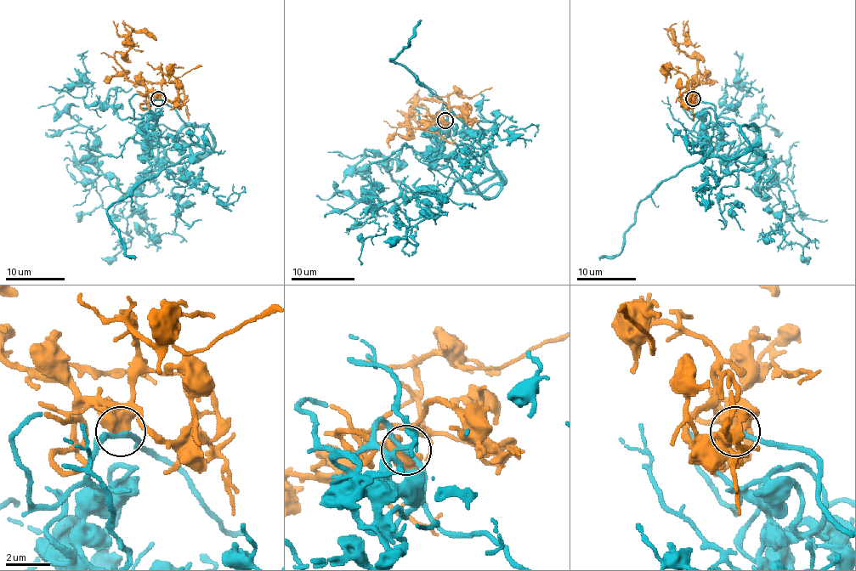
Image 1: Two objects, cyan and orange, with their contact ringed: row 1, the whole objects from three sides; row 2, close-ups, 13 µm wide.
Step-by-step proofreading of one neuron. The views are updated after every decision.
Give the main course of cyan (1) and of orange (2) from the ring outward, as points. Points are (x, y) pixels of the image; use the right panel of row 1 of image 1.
1: (693, 98), (684, 104), (712, 154), (756, 163), (710, 170), (693, 186), (710, 186), (700, 204), (708, 189)
2: (693, 98), (692, 92), (700, 78), (696, 54), (694, 52), (690, 56), (684, 53), (675, 40)

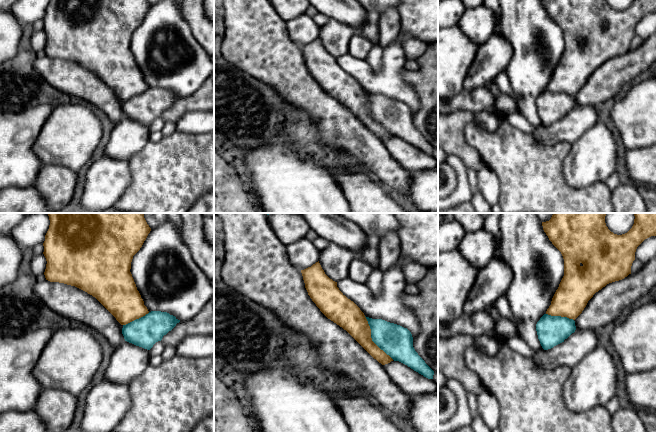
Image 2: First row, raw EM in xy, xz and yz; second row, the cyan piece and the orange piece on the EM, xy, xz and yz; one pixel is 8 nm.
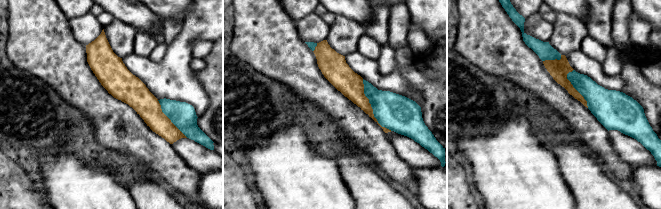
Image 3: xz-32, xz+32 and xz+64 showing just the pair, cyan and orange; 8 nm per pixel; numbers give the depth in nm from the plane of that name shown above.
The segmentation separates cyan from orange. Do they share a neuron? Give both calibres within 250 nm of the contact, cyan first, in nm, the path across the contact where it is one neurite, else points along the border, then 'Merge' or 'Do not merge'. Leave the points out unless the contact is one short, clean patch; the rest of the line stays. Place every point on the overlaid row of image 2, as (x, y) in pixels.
Thickness 260 nm (cyan) against 200 nm. Merge

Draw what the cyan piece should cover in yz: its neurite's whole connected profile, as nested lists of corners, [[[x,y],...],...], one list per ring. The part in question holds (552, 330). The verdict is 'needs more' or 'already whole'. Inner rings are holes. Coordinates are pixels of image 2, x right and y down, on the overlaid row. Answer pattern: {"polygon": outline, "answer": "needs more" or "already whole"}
{"polygon": [[[553,213],[551,219],[542,222],[543,230],[564,259],[564,276],[556,290],[551,305],[536,324],[540,344],[544,350],[564,342],[575,332],[575,319],[582,313],[593,295],[607,284],[619,281],[631,274],[637,247],[647,238],[656,236],[656,213],[634,213],[632,228],[625,234],[611,232],[605,223],[606,213]]], "answer": "needs more"}

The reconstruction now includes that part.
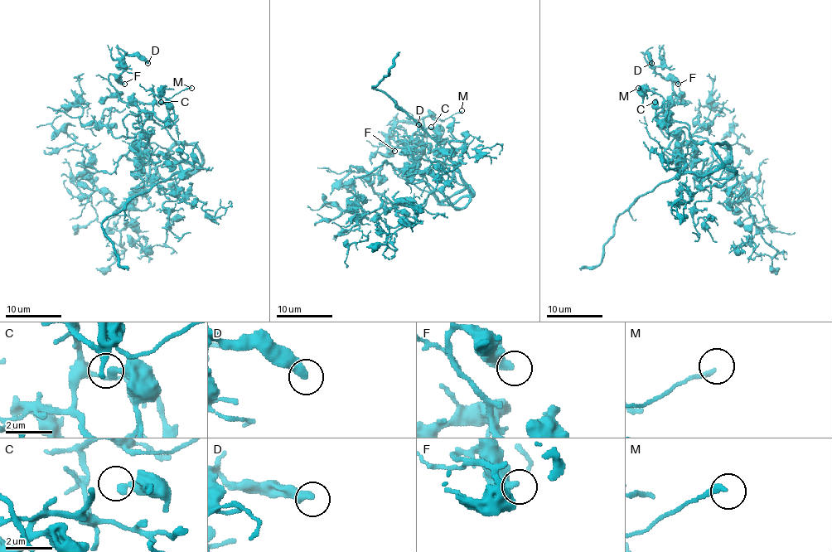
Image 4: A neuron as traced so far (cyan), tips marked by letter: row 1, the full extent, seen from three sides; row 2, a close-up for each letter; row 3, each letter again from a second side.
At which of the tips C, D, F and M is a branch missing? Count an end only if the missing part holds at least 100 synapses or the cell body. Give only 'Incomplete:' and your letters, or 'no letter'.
Incomplete: no letter

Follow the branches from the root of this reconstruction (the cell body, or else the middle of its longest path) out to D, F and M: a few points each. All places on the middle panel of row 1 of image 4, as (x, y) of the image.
D: (467, 202), (471, 190), (441, 162), (429, 161), (423, 144), (379, 144), (394, 117), (418, 124)
F: (467, 202), (471, 190), (441, 162), (429, 161), (423, 144), (416, 139), (403, 147), (379, 144), (394, 151)
M: (467, 202), (471, 190), (441, 162), (429, 161), (417, 137), (424, 135), (427, 116), (443, 120), (461, 110)

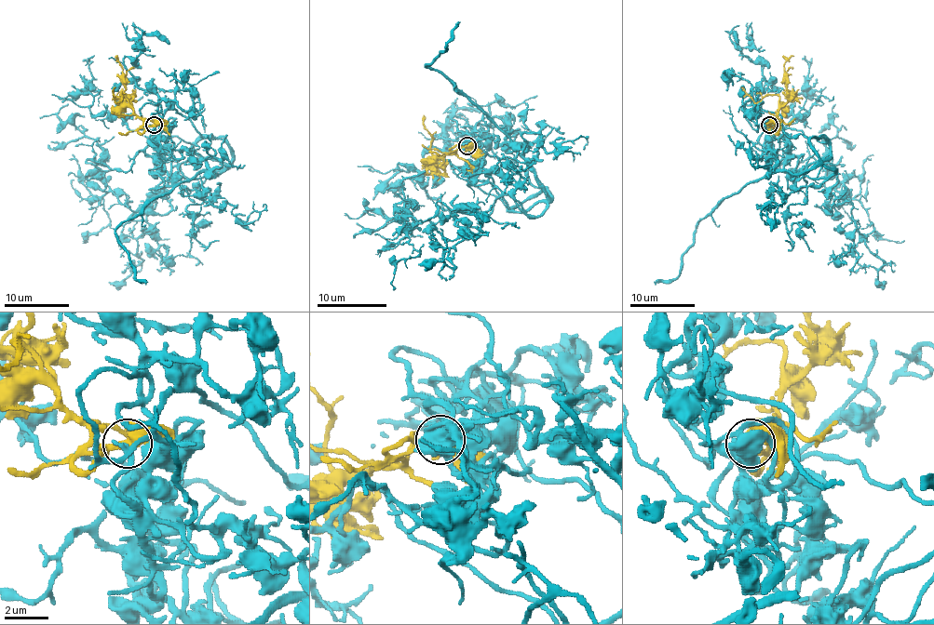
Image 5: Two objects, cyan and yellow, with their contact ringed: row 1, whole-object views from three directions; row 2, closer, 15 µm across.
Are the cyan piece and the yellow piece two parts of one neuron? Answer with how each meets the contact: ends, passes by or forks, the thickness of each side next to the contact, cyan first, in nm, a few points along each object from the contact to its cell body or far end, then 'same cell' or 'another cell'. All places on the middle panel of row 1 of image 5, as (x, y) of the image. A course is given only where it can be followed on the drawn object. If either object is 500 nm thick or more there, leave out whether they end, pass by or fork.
cyan passes by; yellow forks there; 180 nm thick on the cyan side, 400 nm on the other; cyan runs (467, 145), (520, 207), (520, 176), (497, 164), (525, 133), (551, 152), (582, 136), (584, 150); yellow runs (467, 145), (455, 150), (436, 166), (433, 161), (427, 171); same cell

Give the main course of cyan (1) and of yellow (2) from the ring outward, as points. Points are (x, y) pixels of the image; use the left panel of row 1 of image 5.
1: (155, 126), (164, 173), (205, 179), (182, 194), (201, 186), (205, 206), (233, 204), (244, 223), (263, 207)
2: (155, 125), (143, 125), (125, 95), (125, 71), (117, 55)

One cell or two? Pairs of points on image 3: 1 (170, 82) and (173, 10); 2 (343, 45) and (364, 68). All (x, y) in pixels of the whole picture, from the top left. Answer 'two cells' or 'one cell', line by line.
1: two cells
2: two cells

